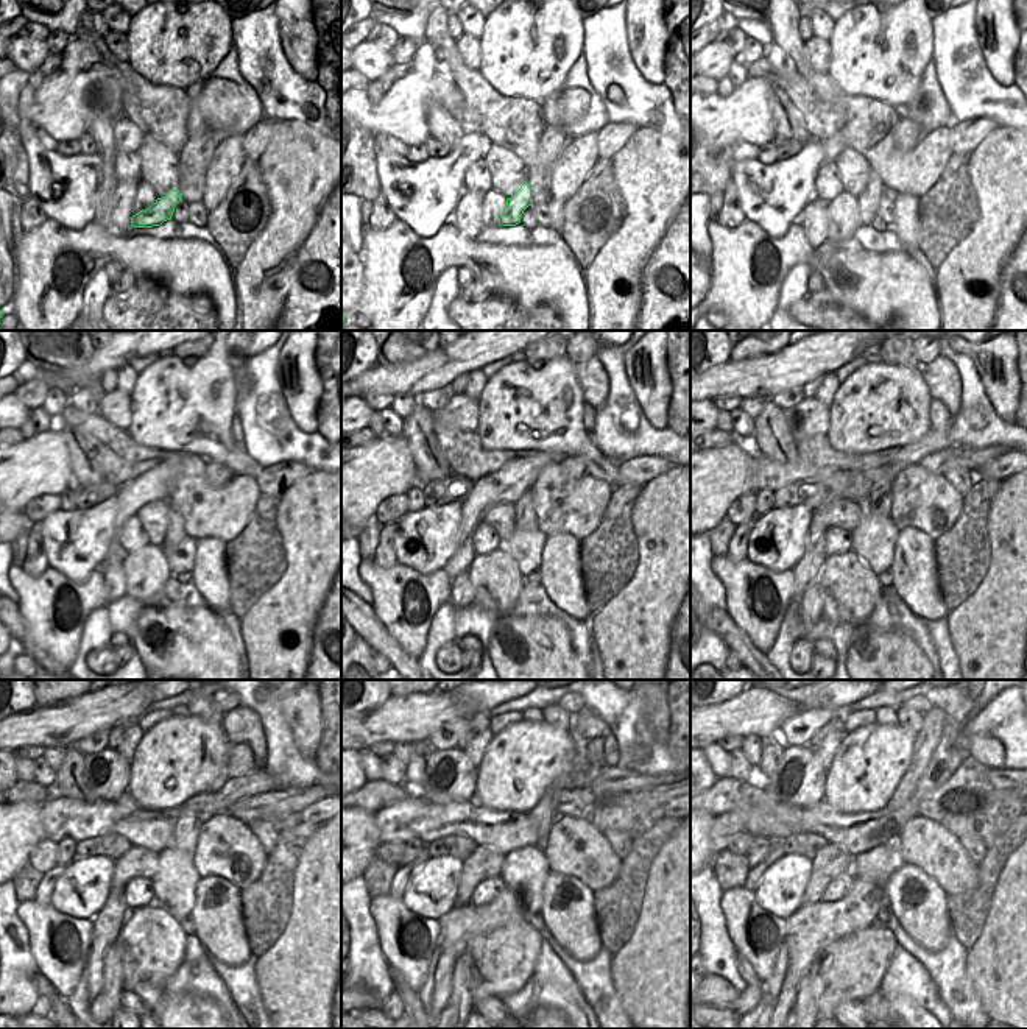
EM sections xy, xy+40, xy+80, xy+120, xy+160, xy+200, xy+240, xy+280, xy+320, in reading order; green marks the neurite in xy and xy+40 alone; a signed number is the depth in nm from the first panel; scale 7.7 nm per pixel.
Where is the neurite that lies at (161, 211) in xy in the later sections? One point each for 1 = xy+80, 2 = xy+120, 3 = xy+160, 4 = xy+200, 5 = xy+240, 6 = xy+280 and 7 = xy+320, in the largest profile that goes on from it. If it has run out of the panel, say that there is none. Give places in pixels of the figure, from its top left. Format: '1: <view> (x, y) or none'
1: xy+80 (868, 201)
2: xy+120 (175, 533)
3: xy+160 (524, 513)
4: xy+200 (879, 502)
5: xy+240 (187, 830)
6: xy+280 (546, 816)
7: xy+320 (928, 738)

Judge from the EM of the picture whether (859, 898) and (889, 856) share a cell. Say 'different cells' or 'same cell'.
different cells

